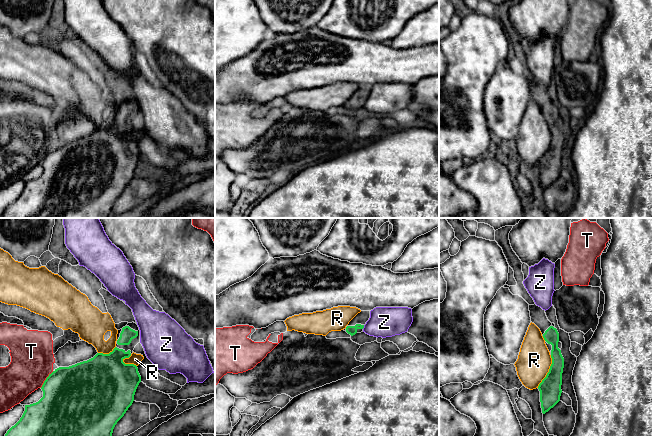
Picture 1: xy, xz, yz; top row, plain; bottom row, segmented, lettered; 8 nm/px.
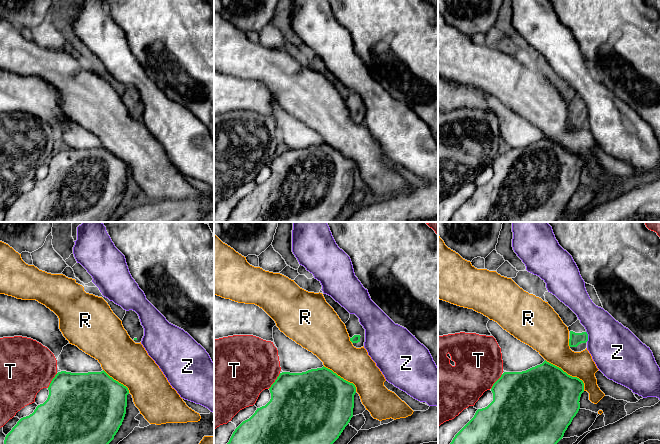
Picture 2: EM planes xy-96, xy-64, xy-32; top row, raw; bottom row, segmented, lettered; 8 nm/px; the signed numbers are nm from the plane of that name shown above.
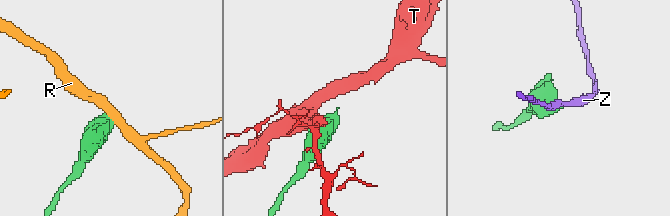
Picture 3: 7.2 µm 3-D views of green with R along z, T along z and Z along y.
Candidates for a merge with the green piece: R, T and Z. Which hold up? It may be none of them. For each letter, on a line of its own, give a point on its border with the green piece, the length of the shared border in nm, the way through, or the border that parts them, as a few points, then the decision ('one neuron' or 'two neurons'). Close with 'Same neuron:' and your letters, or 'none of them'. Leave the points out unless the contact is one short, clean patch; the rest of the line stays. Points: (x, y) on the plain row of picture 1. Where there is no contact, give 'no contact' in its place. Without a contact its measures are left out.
R: contact yz (549, 147); length 280 nm; two neurons
T: contact xy (46, 155); length 170 nm; two neurons
Z: contact xz (363, 103); length 40 nm; border xz (364, 101), (362, 104); two neurons
Same neuron: none of them

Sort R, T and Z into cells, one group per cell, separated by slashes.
R / T / Z

